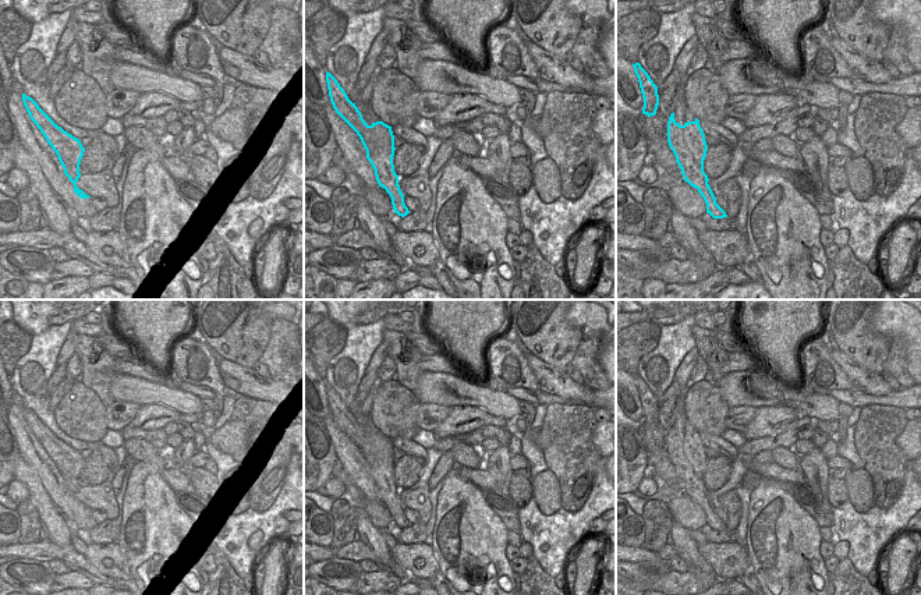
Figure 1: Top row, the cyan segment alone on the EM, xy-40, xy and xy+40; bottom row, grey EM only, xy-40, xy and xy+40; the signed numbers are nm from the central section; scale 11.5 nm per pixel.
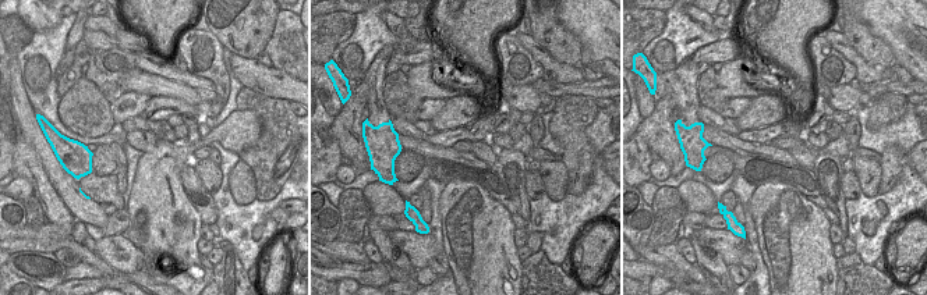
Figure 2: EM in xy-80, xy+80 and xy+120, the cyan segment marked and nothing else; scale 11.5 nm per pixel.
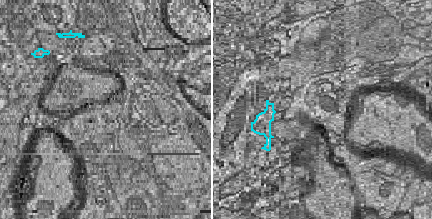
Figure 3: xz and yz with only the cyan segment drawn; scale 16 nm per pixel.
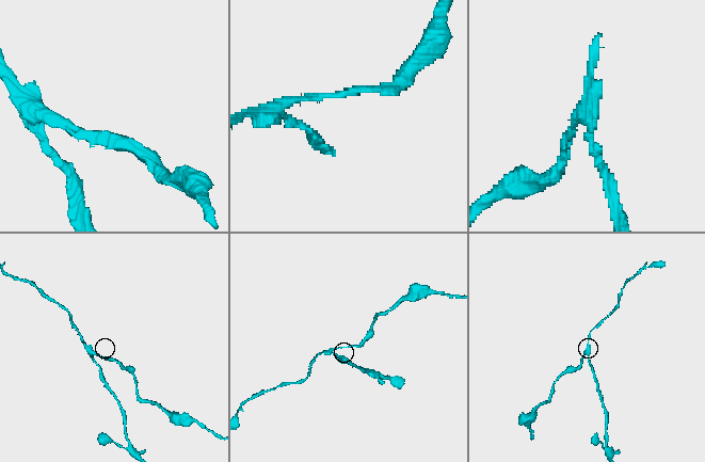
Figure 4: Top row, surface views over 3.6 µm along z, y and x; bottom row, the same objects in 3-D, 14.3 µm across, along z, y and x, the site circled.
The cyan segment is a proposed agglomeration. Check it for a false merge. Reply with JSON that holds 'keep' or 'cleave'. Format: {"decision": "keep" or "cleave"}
{"decision": "cleave"}

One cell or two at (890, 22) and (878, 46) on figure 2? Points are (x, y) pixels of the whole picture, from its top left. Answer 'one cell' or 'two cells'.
two cells

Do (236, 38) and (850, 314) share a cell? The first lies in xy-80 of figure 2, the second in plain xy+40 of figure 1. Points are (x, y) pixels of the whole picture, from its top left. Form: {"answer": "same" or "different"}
{"answer": "same"}

